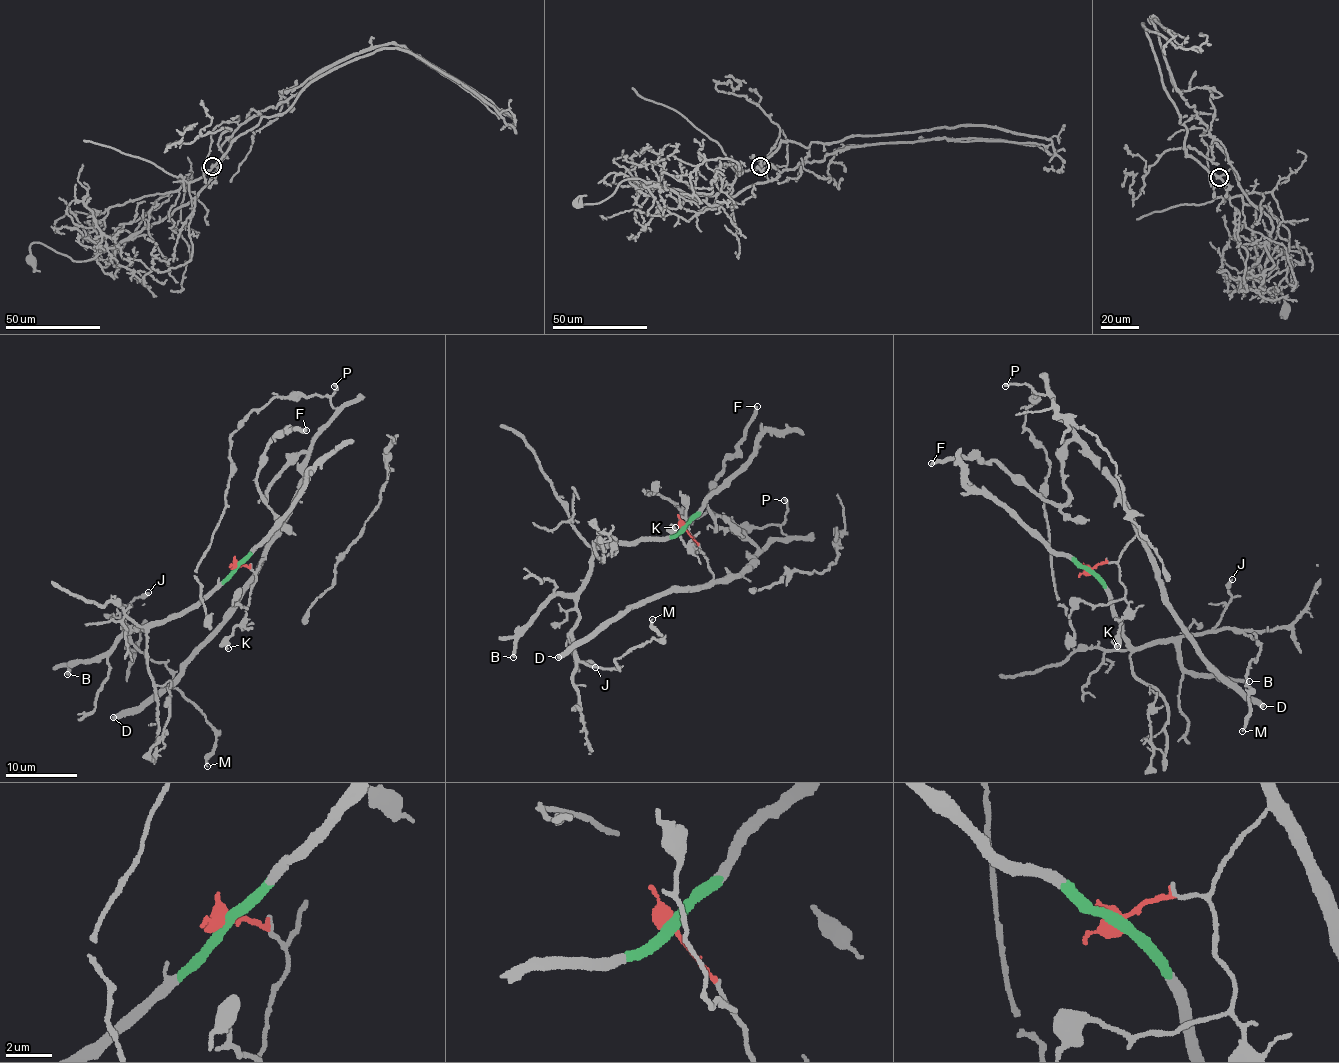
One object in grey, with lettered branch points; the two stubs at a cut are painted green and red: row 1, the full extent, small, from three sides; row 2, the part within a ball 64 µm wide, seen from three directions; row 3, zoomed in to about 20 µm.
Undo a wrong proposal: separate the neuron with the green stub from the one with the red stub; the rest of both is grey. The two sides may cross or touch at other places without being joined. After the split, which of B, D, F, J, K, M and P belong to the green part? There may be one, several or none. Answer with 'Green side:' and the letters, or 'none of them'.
Green side: B, J, M

